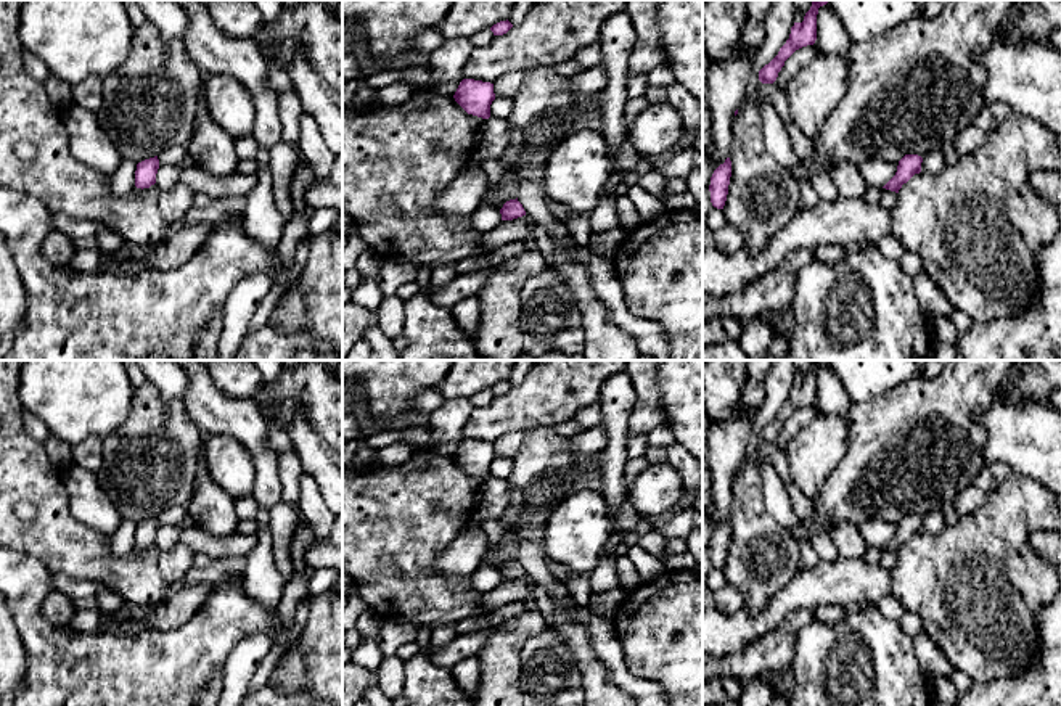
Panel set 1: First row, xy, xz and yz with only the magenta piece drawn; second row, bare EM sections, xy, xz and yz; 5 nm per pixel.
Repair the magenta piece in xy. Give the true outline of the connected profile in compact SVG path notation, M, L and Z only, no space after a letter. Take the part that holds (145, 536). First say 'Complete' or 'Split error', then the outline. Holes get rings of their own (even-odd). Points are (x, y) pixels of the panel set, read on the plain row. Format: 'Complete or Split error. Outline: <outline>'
Complete. Outline: M158 516L138 523L135 531L135 547L143 550L154 545L158 529L159 529Z

